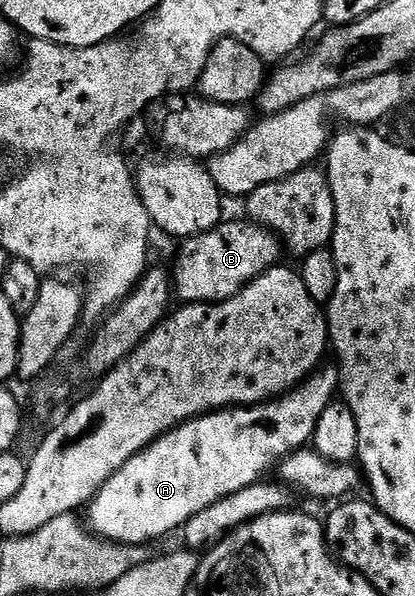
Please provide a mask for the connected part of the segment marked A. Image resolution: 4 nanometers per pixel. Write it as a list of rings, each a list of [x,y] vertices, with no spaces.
[[[320,367],[311,373],[298,388],[276,398],[266,404],[252,404],[237,408],[224,408],[217,412],[209,412],[180,424],[171,432],[154,440],[144,452],[137,453],[91,500],[85,509],[85,524],[90,531],[104,540],[115,544],[150,545],[150,540],[159,540],[170,532],[178,533],[183,525],[193,518],[193,514],[201,514],[215,502],[237,494],[249,486],[260,483],[267,471],[274,469],[277,462],[291,453],[306,449],[312,443],[317,421],[325,414],[325,406],[336,399],[341,388],[341,377],[334,367]]]

